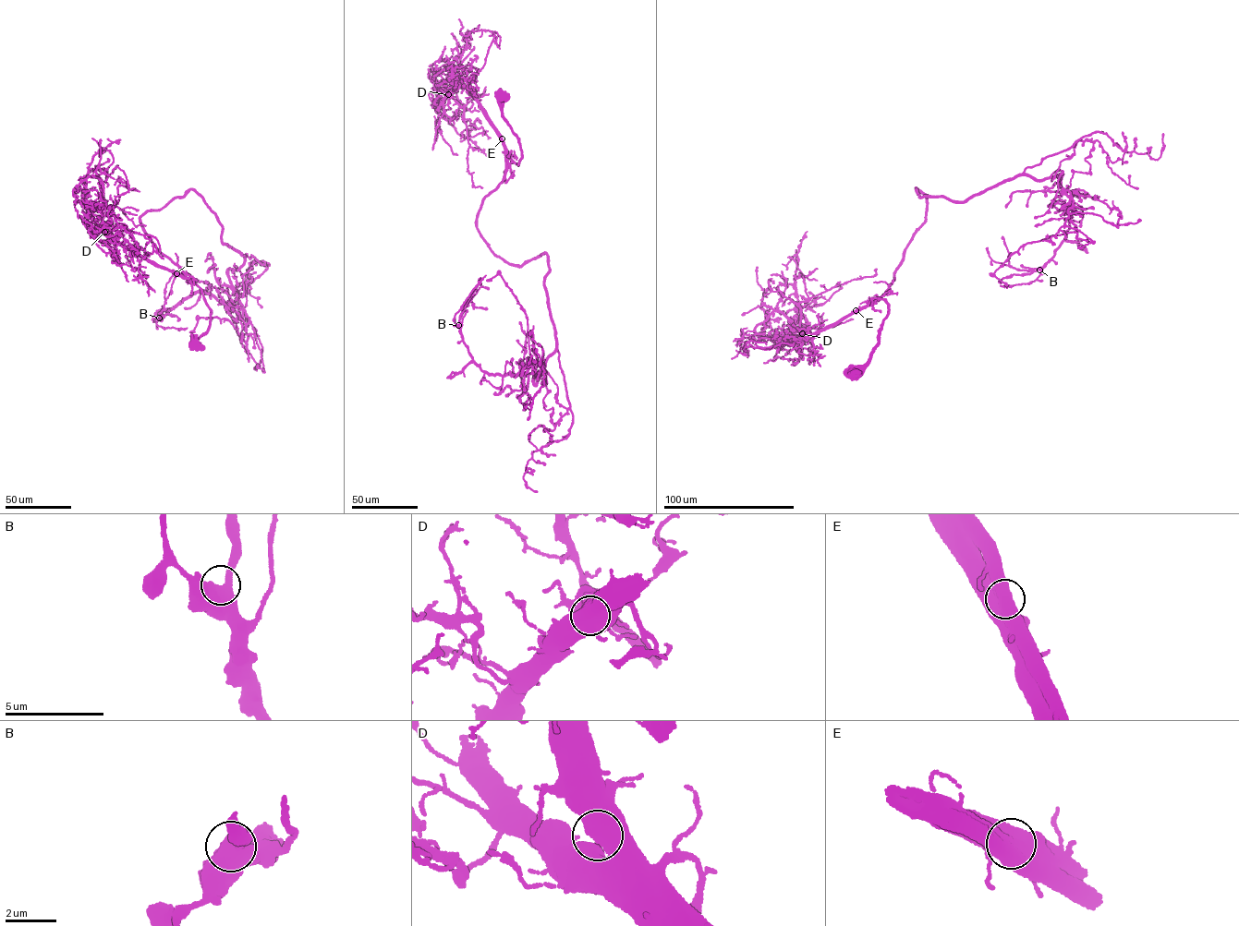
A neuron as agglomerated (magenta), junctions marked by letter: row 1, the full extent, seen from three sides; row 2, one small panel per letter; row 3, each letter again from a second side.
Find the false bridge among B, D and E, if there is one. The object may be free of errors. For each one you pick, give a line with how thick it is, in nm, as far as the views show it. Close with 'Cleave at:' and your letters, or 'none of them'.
Cleave at: none of them

